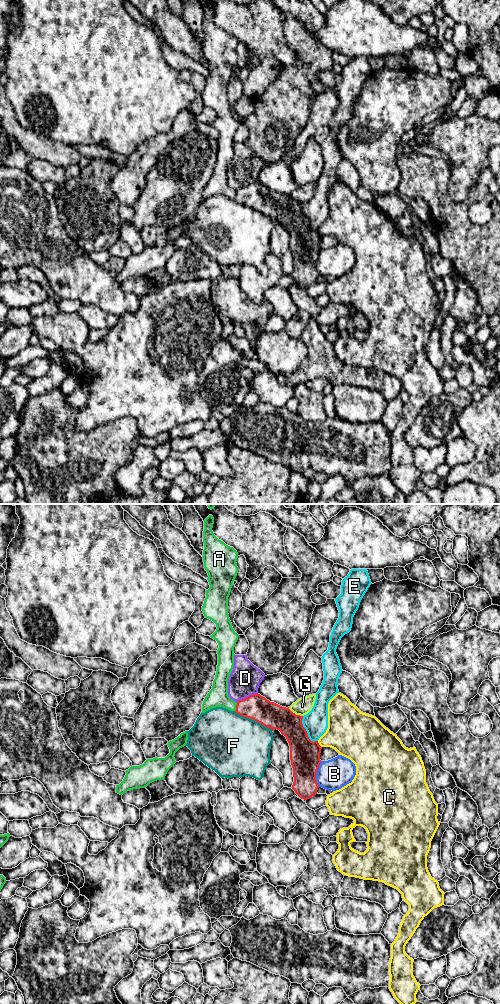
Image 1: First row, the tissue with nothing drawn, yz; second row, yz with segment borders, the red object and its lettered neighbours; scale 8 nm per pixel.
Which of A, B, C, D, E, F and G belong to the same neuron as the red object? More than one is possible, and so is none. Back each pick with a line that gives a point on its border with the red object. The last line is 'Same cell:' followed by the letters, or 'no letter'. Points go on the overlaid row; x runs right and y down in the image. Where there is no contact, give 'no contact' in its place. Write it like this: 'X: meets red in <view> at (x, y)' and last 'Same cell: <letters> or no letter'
Same cell: no letter

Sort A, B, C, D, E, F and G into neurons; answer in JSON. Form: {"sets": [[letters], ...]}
{"sets": [["A"], ["B"], ["C"], ["D"], ["E"], ["F"], ["G"]]}

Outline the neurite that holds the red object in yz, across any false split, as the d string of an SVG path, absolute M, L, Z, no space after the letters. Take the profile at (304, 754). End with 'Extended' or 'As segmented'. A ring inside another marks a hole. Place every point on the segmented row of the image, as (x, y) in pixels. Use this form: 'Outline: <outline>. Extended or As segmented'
Outline: M258 693L239 700L235 712L271 730L277 729L286 737L293 768L292 789L304 800L316 795L319 788L316 773L321 763L322 747L318 741L309 739L302 724L303 716L296 715L289 707L270 702Z. As segmented

